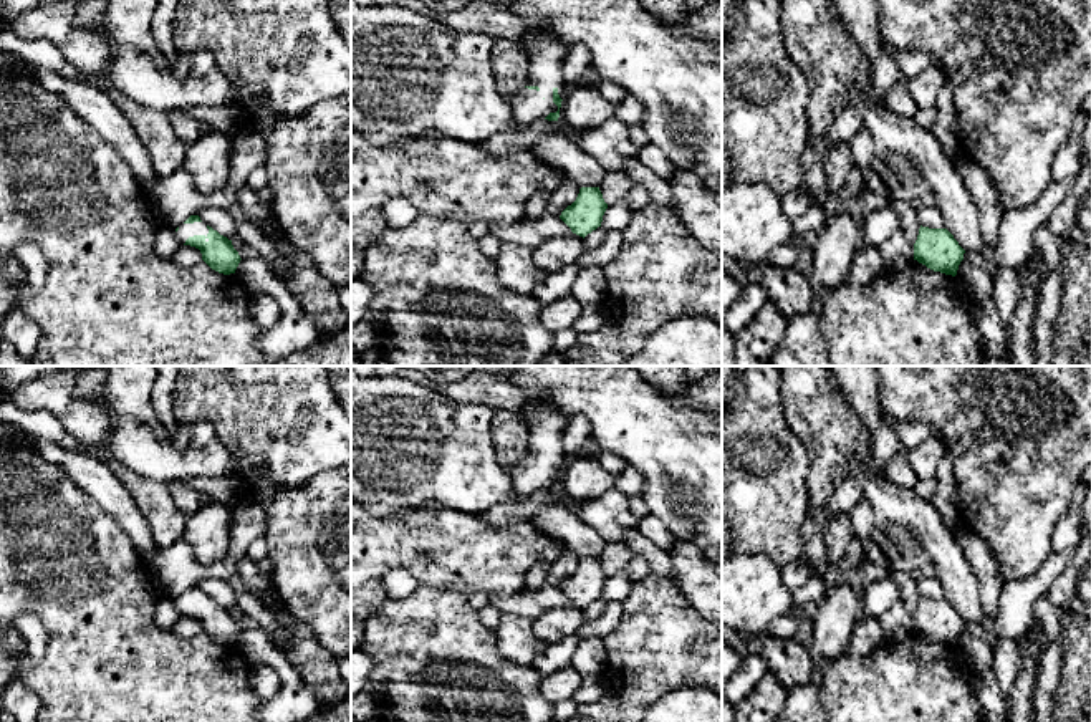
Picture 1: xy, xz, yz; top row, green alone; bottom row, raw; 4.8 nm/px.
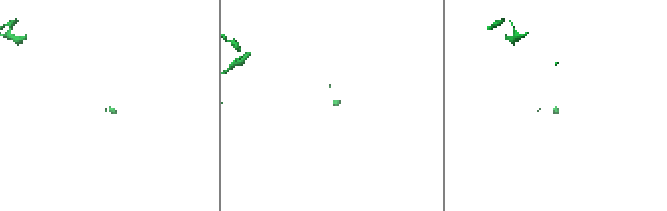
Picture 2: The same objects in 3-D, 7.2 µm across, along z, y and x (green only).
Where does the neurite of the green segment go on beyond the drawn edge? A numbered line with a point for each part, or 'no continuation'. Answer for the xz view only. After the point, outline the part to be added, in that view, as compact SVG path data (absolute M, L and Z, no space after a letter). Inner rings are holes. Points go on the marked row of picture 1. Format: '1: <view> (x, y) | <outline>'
1: xz (545, 67) | M536 30L533 35L533 45L538 51L530 58L528 84L508 101L512 121L517 126L531 124L545 119L550 113L556 113L558 106L553 103L555 88L561 99L568 93L561 68L570 48L548 30Z

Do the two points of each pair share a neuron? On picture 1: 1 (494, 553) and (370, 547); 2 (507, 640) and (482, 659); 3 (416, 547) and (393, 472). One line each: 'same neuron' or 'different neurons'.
1: same neuron
2: different neurons
3: different neurons

